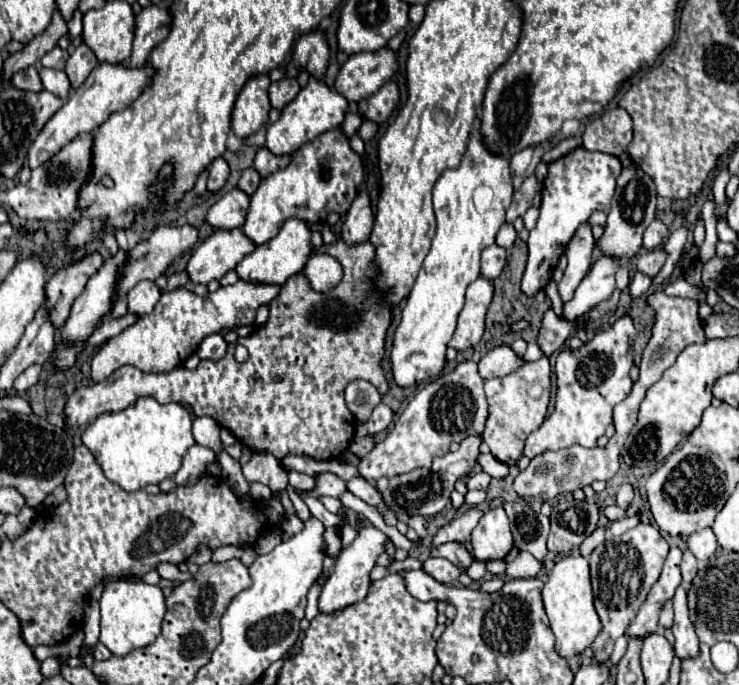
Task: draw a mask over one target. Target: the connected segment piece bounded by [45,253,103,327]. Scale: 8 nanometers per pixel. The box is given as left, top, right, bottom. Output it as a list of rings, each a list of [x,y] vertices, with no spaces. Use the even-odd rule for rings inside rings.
[[[91,253],[77,263],[71,263],[65,269],[57,269],[47,283],[47,299],[45,305],[51,309],[51,319],[55,327],[63,325],[73,301],[85,289],[85,283],[97,269],[103,265],[103,257],[99,253]]]

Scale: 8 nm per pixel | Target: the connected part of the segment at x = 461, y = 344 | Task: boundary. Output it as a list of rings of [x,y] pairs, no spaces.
[[[479,277],[467,287],[465,307],[459,313],[457,329],[449,341],[453,349],[457,351],[469,349],[481,341],[485,329],[485,313],[491,299],[493,299],[493,283],[487,281],[485,277]]]

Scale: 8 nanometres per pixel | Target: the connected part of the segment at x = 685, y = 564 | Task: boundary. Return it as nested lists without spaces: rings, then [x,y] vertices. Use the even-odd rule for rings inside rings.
[[[685,551],[683,553],[683,561],[681,561],[681,573],[683,573],[683,585],[689,587],[691,585],[691,579],[695,577],[697,573],[697,559],[691,551]]]

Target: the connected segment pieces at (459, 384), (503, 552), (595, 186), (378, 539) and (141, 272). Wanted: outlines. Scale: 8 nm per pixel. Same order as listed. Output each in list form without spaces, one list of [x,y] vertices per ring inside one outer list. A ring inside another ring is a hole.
[[[461,361],[449,373],[439,375],[427,383],[405,407],[401,417],[395,421],[389,435],[369,451],[361,463],[359,473],[375,483],[381,477],[397,477],[411,473],[419,467],[431,467],[435,457],[443,457],[451,443],[459,443],[463,437],[483,433],[487,421],[487,401],[483,393],[483,379],[477,373],[475,361]]]
[[[503,507],[489,509],[483,515],[483,521],[471,533],[471,559],[491,561],[505,559],[513,549],[513,537],[509,529],[509,519]]]
[[[583,147],[573,149],[565,157],[549,163],[549,173],[543,183],[543,201],[539,209],[537,227],[529,233],[527,245],[529,245],[529,261],[527,269],[521,281],[521,289],[525,295],[533,297],[537,291],[541,291],[549,279],[551,279],[551,265],[555,269],[555,263],[565,253],[571,237],[579,229],[579,225],[587,223],[591,213],[595,211],[609,211],[611,197],[615,193],[615,179],[621,173],[621,161],[615,155],[599,153],[599,151],[587,151]]]
[[[369,525],[369,527],[363,527],[357,533],[355,541],[341,551],[341,555],[337,557],[337,563],[335,563],[335,569],[333,569],[331,577],[321,587],[321,595],[319,595],[319,611],[321,613],[327,613],[327,615],[337,613],[339,609],[345,609],[347,605],[353,605],[353,603],[361,601],[367,595],[367,589],[371,585],[369,573],[375,567],[377,557],[385,551],[383,543],[385,543],[385,533],[379,531],[377,527]]]
[[[159,225],[159,227],[155,227],[155,229],[151,231],[151,235],[149,235],[145,241],[137,243],[137,247],[131,251],[131,257],[129,257],[125,269],[121,271],[121,279],[117,281],[117,295],[115,295],[115,299],[113,299],[111,313],[109,313],[105,319],[125,315],[125,313],[127,313],[127,303],[125,303],[127,291],[133,289],[133,287],[135,287],[139,281],[143,281],[143,279],[155,281],[159,275],[163,275],[163,273],[169,269],[169,265],[171,265],[179,255],[183,255],[185,251],[189,251],[189,249],[197,243],[197,239],[199,239],[199,229],[193,227],[193,225],[183,225],[183,227]]]

